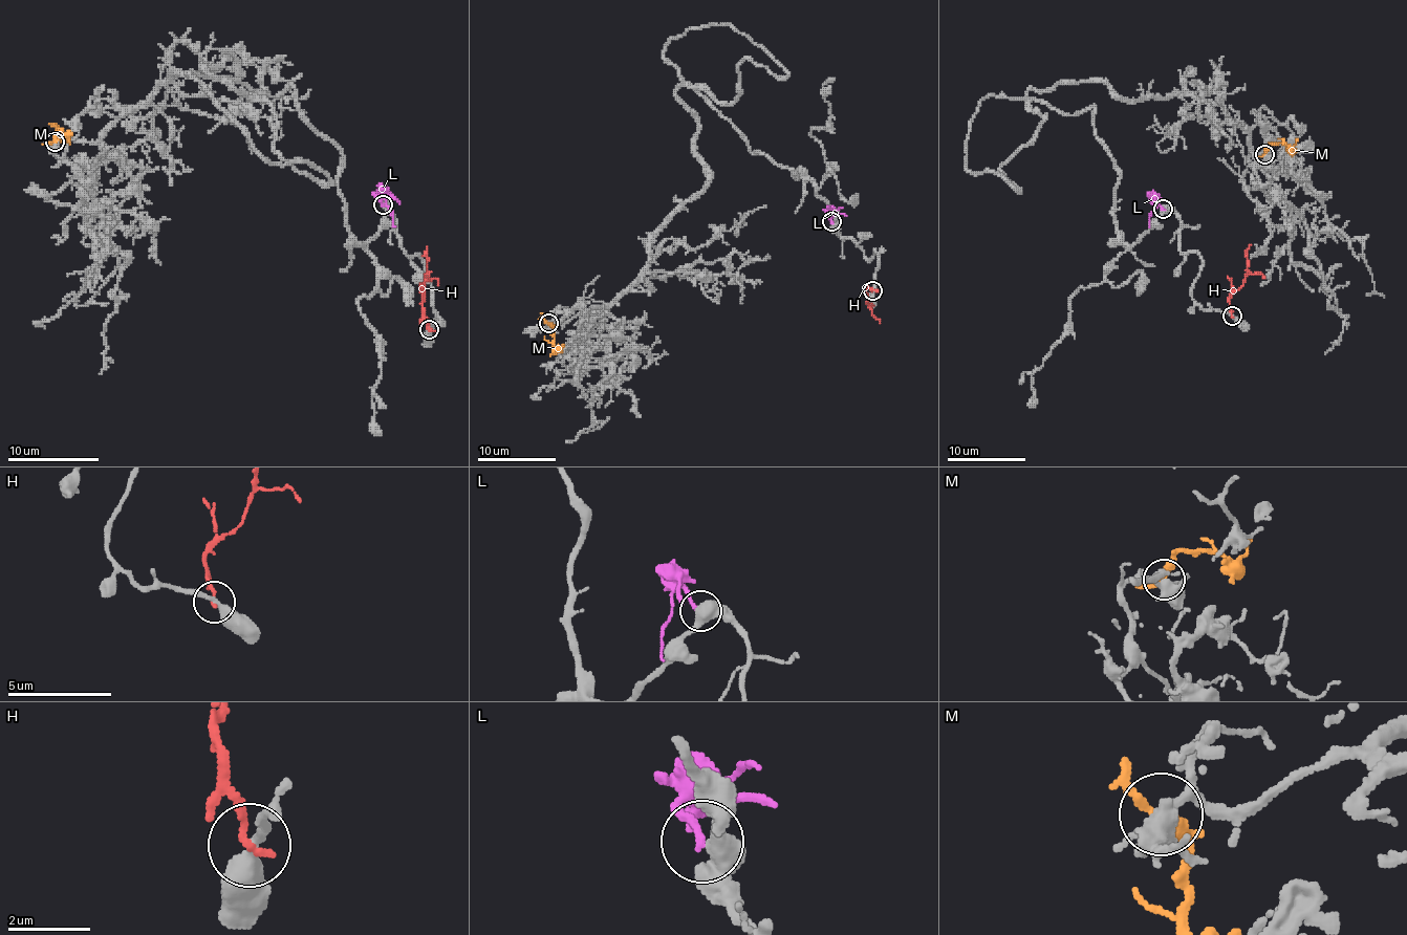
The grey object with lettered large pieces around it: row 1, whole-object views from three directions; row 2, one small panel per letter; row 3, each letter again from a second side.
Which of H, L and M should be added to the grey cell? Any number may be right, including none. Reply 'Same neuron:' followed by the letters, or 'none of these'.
Same neuron: none of these

